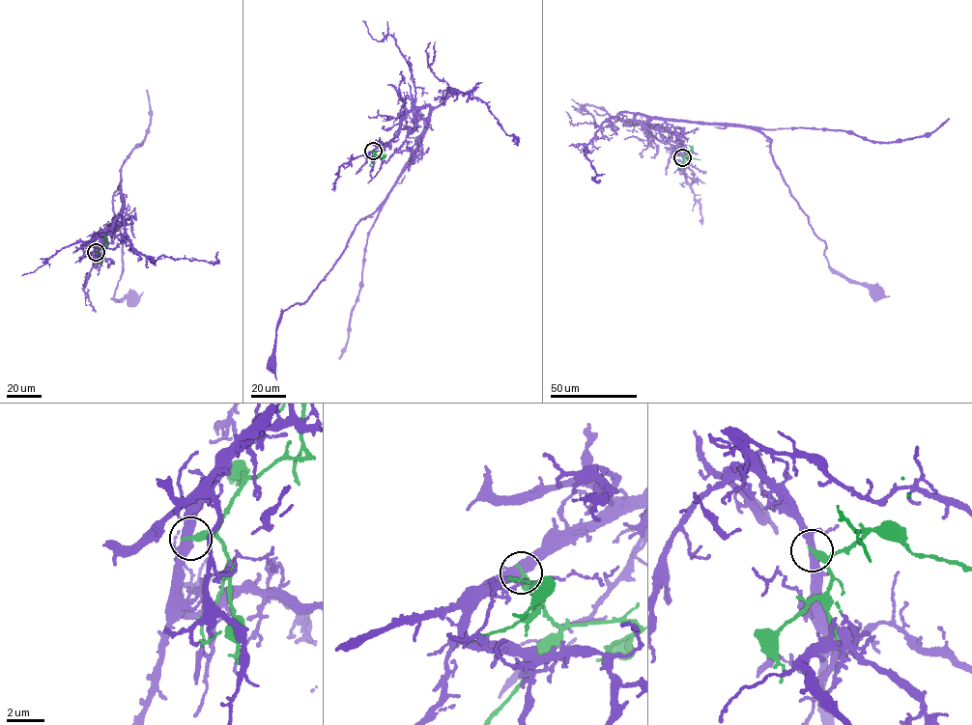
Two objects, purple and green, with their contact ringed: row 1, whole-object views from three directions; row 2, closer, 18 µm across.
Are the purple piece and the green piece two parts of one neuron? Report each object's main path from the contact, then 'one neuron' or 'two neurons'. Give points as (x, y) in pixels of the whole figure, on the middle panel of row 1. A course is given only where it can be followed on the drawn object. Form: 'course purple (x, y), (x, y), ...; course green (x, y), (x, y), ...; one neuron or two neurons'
course purple (373, 151), (409, 112), (427, 121), (385, 201), (357, 225), (312, 294), (283, 312), (271, 366); course green (373, 151), (384, 157), (386, 154); two neurons

